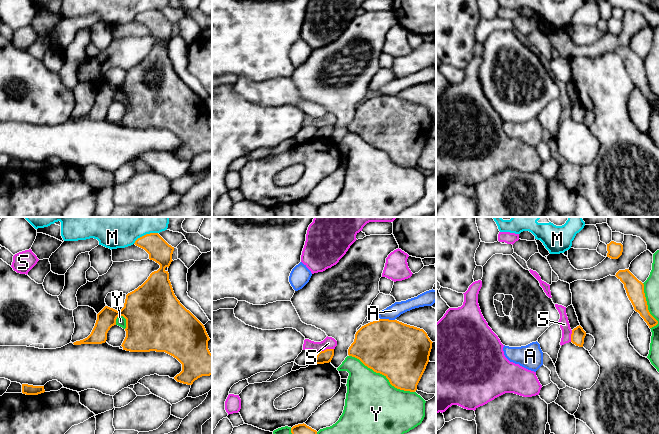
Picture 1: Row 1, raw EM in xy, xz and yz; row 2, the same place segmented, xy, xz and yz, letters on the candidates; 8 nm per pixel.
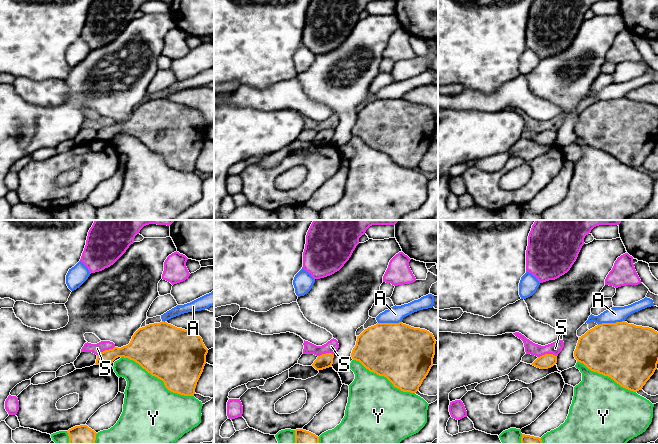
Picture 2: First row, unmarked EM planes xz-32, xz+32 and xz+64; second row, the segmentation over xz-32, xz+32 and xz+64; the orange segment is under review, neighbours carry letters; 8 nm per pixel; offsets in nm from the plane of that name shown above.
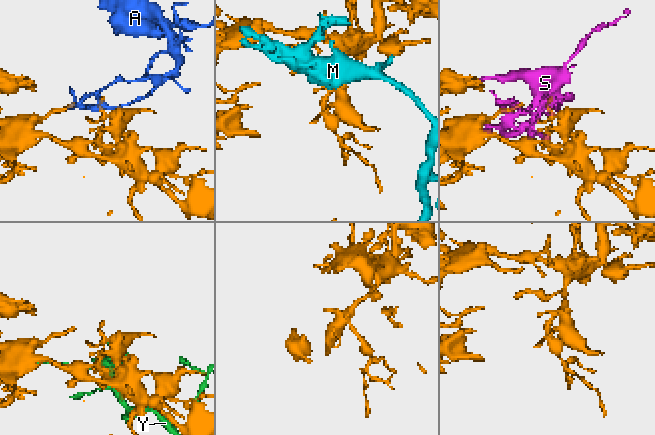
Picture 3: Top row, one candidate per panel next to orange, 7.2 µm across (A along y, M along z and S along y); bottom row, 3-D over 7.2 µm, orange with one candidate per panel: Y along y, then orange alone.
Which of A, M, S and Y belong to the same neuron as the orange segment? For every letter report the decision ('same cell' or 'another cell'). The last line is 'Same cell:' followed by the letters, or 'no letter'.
A: another cell
M: another cell
S: same cell
Y: another cell
Same cell: S

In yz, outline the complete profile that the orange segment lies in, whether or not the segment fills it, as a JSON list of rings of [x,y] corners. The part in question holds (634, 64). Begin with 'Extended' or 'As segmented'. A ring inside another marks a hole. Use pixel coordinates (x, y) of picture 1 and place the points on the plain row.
As segmented. [[[629,45],[619,46],[615,52],[624,60],[627,72],[631,77],[634,86],[640,90],[649,104],[656,102],[658,97],[650,90],[648,86],[644,69],[644,60],[639,57],[629,47]]]

